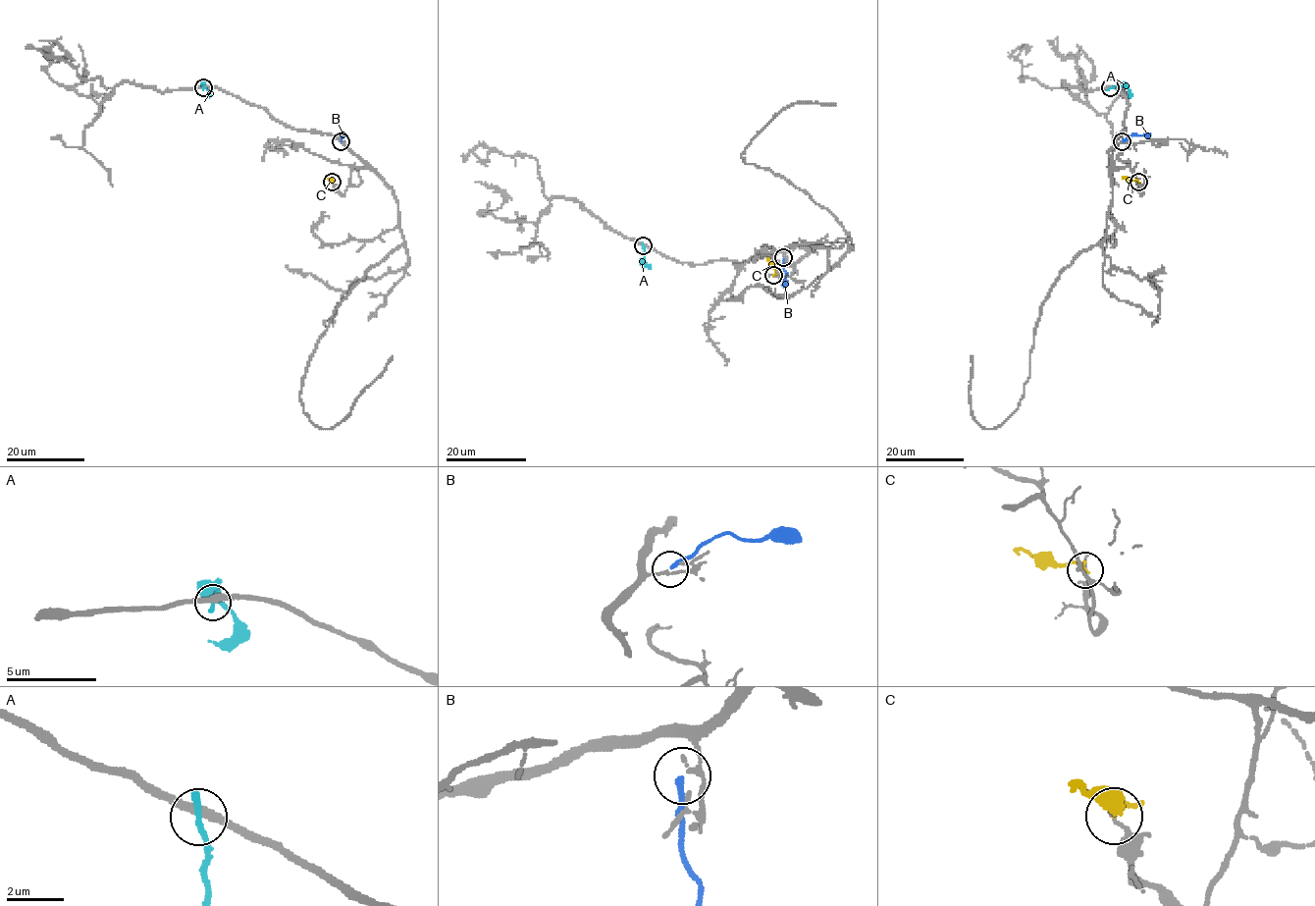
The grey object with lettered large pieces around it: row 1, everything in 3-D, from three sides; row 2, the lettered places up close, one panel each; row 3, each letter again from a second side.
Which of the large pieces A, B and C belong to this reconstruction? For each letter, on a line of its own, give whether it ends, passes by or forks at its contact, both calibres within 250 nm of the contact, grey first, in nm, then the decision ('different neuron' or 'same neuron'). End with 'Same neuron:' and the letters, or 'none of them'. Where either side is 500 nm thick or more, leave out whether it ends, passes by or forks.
A: it ends; calibres 320 and 280 nm; different neuron
B: it ends; calibres 140 and 200 nm; different neuron
C: it passes by; calibres 120 and 120 nm; different neuron
Same neuron: none of them

